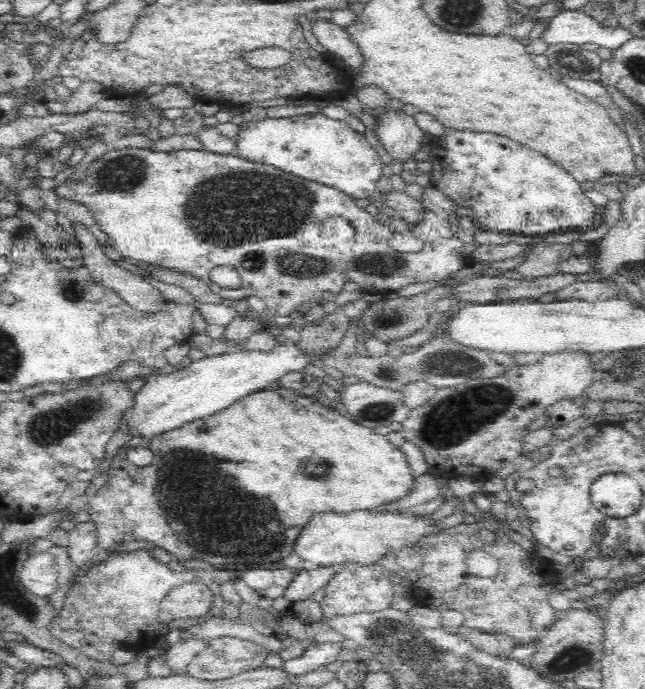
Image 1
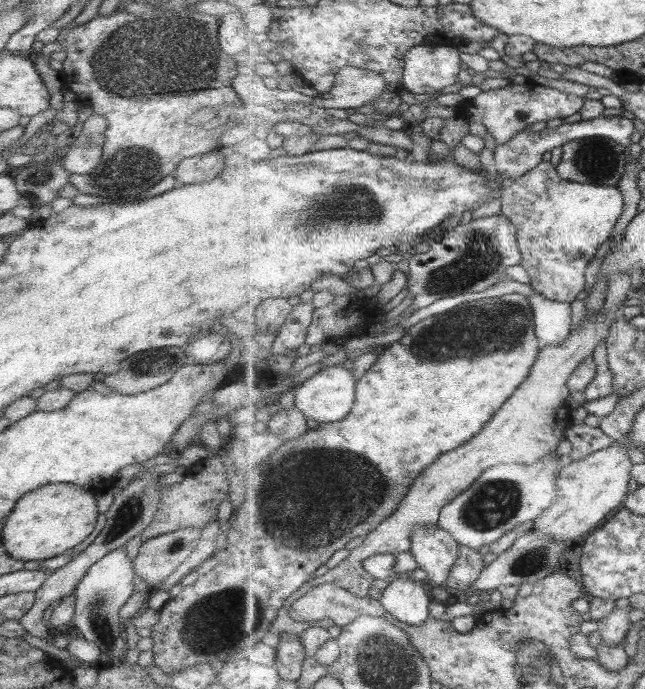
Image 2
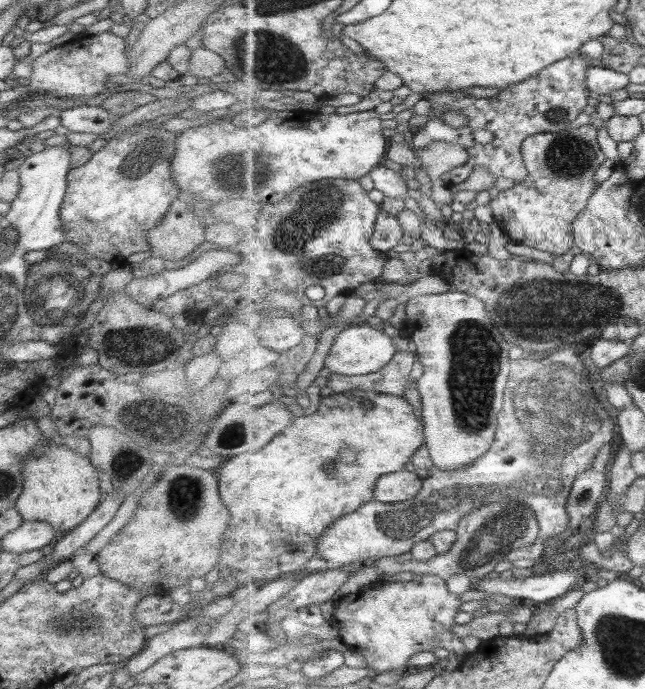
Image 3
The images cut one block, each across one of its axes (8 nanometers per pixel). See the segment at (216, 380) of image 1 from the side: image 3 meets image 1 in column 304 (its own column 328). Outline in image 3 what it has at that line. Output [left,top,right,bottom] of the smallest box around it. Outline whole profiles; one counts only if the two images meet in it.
[326,324,398,376]

